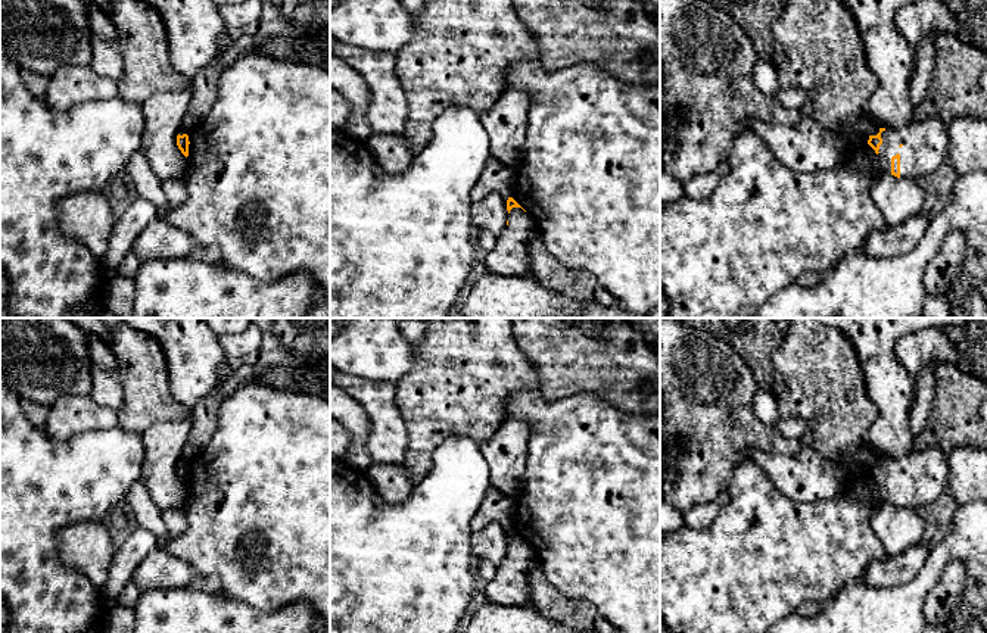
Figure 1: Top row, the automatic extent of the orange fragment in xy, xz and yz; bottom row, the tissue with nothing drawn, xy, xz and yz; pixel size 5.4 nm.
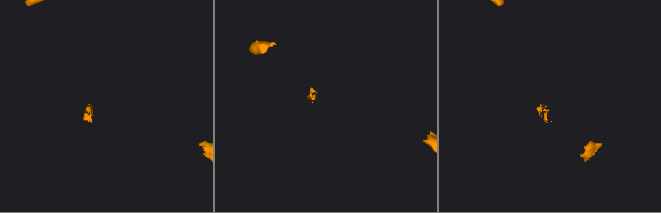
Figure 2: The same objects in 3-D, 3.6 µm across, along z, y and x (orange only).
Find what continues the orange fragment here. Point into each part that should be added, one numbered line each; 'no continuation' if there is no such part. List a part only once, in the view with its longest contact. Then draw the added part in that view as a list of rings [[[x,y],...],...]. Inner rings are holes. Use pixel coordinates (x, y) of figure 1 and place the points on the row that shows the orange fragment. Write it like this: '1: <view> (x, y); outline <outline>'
1: yz (925, 147); outline [[[934,116],[897,130],[885,128],[881,138],[881,169],[891,174],[891,158],[899,153],[900,178],[930,177],[949,159],[947,127]]]

